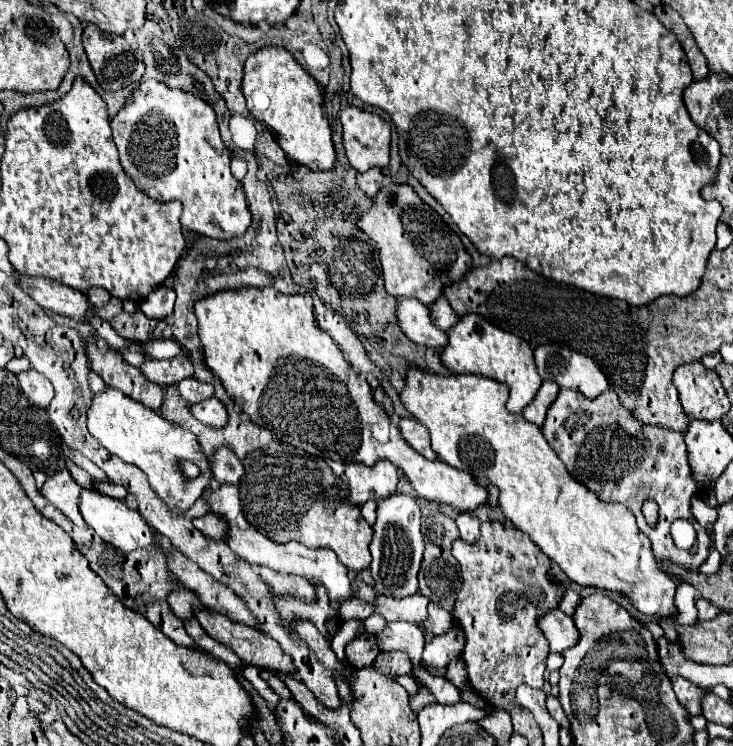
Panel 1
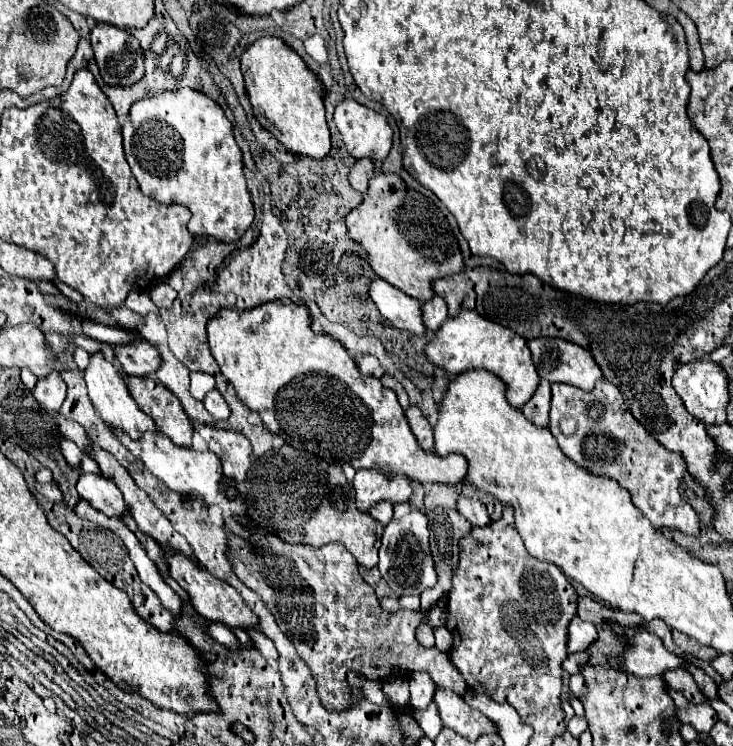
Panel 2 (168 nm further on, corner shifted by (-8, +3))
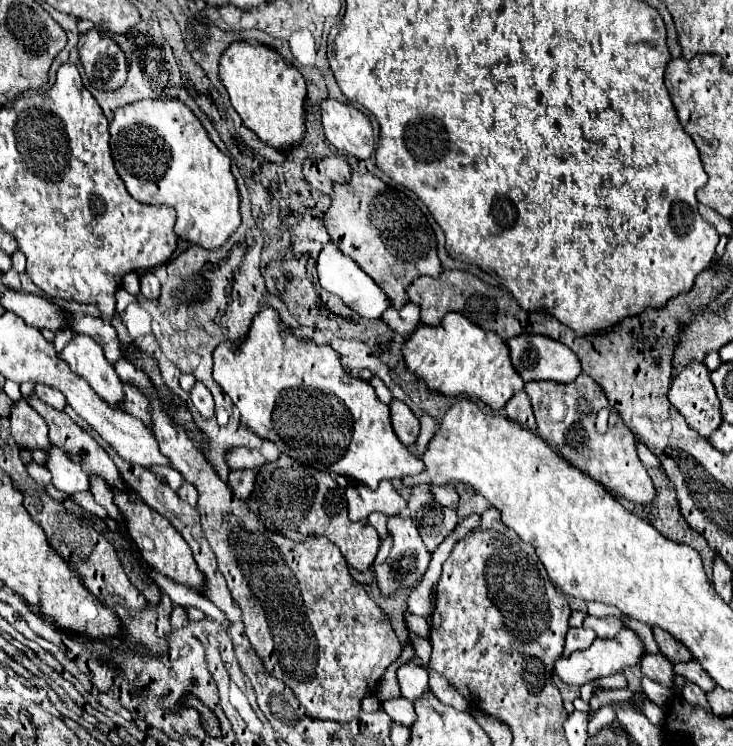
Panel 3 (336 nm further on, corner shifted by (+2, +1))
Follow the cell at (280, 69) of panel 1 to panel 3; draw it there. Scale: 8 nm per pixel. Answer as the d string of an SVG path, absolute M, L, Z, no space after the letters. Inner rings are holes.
M231 43L219 61L219 79L243 125L261 141L287 151L301 143L305 129L305 79L275 49L261 43Z

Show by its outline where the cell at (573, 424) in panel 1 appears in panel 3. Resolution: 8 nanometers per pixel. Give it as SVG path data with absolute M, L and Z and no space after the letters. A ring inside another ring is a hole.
M581 373L573 383L529 381L525 383L525 393L529 395L535 411L539 435L563 459L567 459L605 487L621 493L631 503L647 505L655 499L655 487L651 483L651 477L647 475L635 451L635 435L631 435L631 431L623 425L623 419L619 417L617 423L605 433L597 433L597 413L601 409L607 409L609 401L589 375Z

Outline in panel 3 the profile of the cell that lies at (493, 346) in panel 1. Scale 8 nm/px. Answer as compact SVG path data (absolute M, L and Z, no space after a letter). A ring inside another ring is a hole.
M447 313L437 327L419 323L403 345L403 359L407 369L425 381L427 389L445 397L477 397L495 411L503 409L513 393L523 389L523 379L509 363L509 349L505 347L505 341L491 331L483 331L457 313Z

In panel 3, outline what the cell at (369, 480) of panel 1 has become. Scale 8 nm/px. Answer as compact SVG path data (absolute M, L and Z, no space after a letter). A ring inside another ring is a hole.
M383 479L375 491L365 487L363 483L349 483L345 495L347 495L347 509L351 521L363 521L375 511L393 517L399 515L407 505L405 499L387 479Z

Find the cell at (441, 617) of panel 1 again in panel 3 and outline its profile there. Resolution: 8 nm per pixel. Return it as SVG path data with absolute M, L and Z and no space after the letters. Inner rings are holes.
M155 405L151 415L159 451L187 483L195 485L199 493L197 509L201 515L203 533L217 557L219 571L227 581L233 601L243 613L245 635L265 663L267 671L283 681L311 715L337 723L347 723L357 717L361 711L361 699L375 693L375 685L385 669L401 655L401 643L395 637L387 615L381 613L375 601L369 599L365 589L351 577L341 551L329 539L309 537L307 541L295 543L265 529L257 513L253 513L243 499L235 497L227 483L219 479L205 455L197 451L189 435L177 431L177 427L173 427L173 423L161 415L161 407Z

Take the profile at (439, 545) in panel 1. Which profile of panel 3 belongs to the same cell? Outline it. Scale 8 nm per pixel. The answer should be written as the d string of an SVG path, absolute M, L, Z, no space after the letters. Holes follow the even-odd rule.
M429 503L417 511L415 523L419 527L423 543L433 553L439 547L439 543L455 529L457 513L449 507L441 507L439 503Z

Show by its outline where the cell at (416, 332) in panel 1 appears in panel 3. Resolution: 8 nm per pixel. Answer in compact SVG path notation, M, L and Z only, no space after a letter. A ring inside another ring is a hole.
M331 241L321 249L321 253L317 257L317 275L319 275L319 285L325 291L341 297L343 303L347 307L351 307L353 311L357 311L361 317L379 319L381 313L389 307L389 299L381 291L381 287L377 287L377 283L373 283L373 279L365 271L361 271L361 267L353 259L349 259L347 255L343 255L337 249L337 245L331 243Z

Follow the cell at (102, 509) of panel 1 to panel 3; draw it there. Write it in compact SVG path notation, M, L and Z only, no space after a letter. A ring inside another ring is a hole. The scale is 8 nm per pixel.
M49 445L45 451L45 467L51 473L51 483L65 493L77 493L77 491L89 491L89 475L83 471L83 467L69 457L67 451L63 451L57 445Z

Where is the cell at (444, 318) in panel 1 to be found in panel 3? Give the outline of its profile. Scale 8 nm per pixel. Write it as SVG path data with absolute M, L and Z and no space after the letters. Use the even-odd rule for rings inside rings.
M405 303L403 309L393 309L389 307L383 315L381 315L381 321L393 329L395 333L403 335L403 337L409 337L413 333L413 329L419 325L419 311L417 311L417 305L415 303Z

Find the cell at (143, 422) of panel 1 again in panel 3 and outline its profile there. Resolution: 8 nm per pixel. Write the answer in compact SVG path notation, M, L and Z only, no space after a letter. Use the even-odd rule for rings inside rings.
M73 335L69 345L57 353L61 361L69 365L71 371L85 377L89 385L101 395L109 405L119 405L123 399L123 385L117 377L113 365L107 361L103 347L89 335Z

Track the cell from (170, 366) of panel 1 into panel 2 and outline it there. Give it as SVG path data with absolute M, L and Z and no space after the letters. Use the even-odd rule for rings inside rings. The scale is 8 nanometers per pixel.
M135 341L135 345L115 347L115 355L117 363L123 367L127 375L145 377L155 373L163 365L159 351L147 341Z

